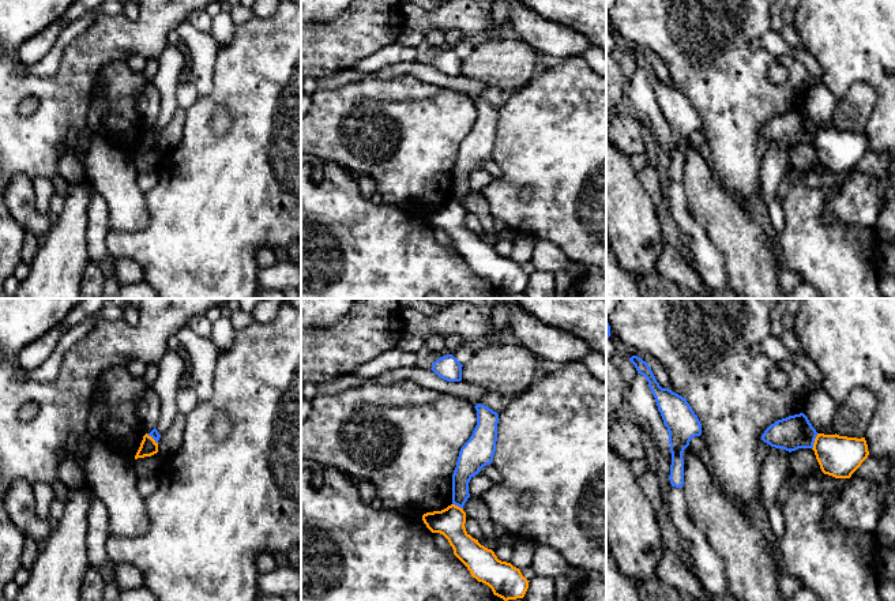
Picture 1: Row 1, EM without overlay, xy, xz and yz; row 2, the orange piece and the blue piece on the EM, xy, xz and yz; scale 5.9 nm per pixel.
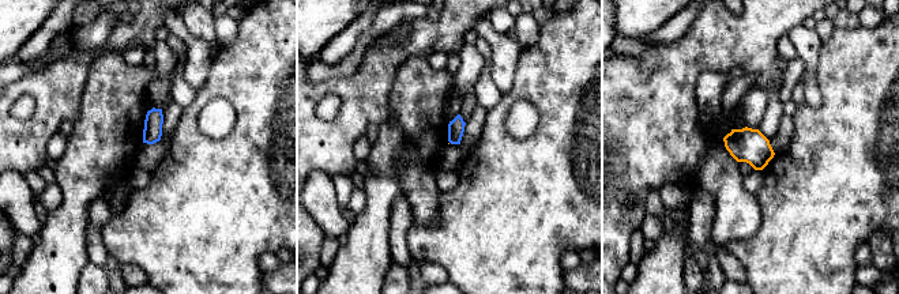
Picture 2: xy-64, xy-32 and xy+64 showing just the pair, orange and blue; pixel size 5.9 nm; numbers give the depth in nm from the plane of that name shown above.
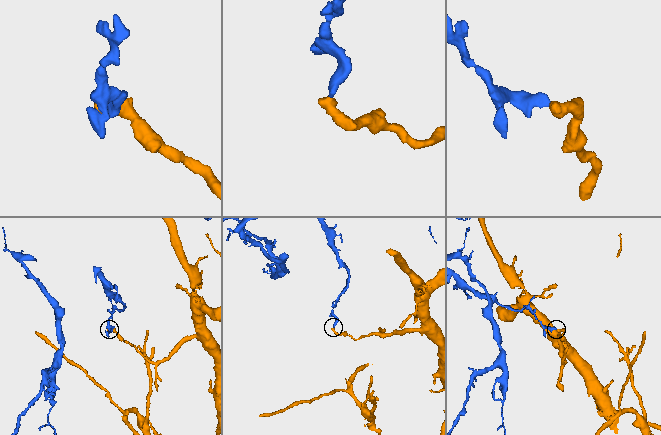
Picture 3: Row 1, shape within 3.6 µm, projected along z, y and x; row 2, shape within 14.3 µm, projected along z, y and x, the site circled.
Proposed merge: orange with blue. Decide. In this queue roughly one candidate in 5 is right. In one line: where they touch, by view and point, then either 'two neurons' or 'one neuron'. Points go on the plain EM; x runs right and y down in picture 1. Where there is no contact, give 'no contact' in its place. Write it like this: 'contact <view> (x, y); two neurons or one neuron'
contact yz (815, 136); two neurons

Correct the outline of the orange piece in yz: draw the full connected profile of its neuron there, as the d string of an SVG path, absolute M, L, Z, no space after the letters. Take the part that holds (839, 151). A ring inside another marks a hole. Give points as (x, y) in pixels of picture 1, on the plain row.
M817 128L812 144L821 166L835 173L850 173L869 150L865 132L857 134L836 128Z

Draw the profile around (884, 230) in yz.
M895 198L888 200L880 211L873 228L877 243L892 243L895 238Z

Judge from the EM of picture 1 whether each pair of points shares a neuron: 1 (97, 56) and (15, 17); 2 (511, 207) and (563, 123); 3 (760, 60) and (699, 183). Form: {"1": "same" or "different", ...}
{"1": "different", "2": "same", "3": "different"}

